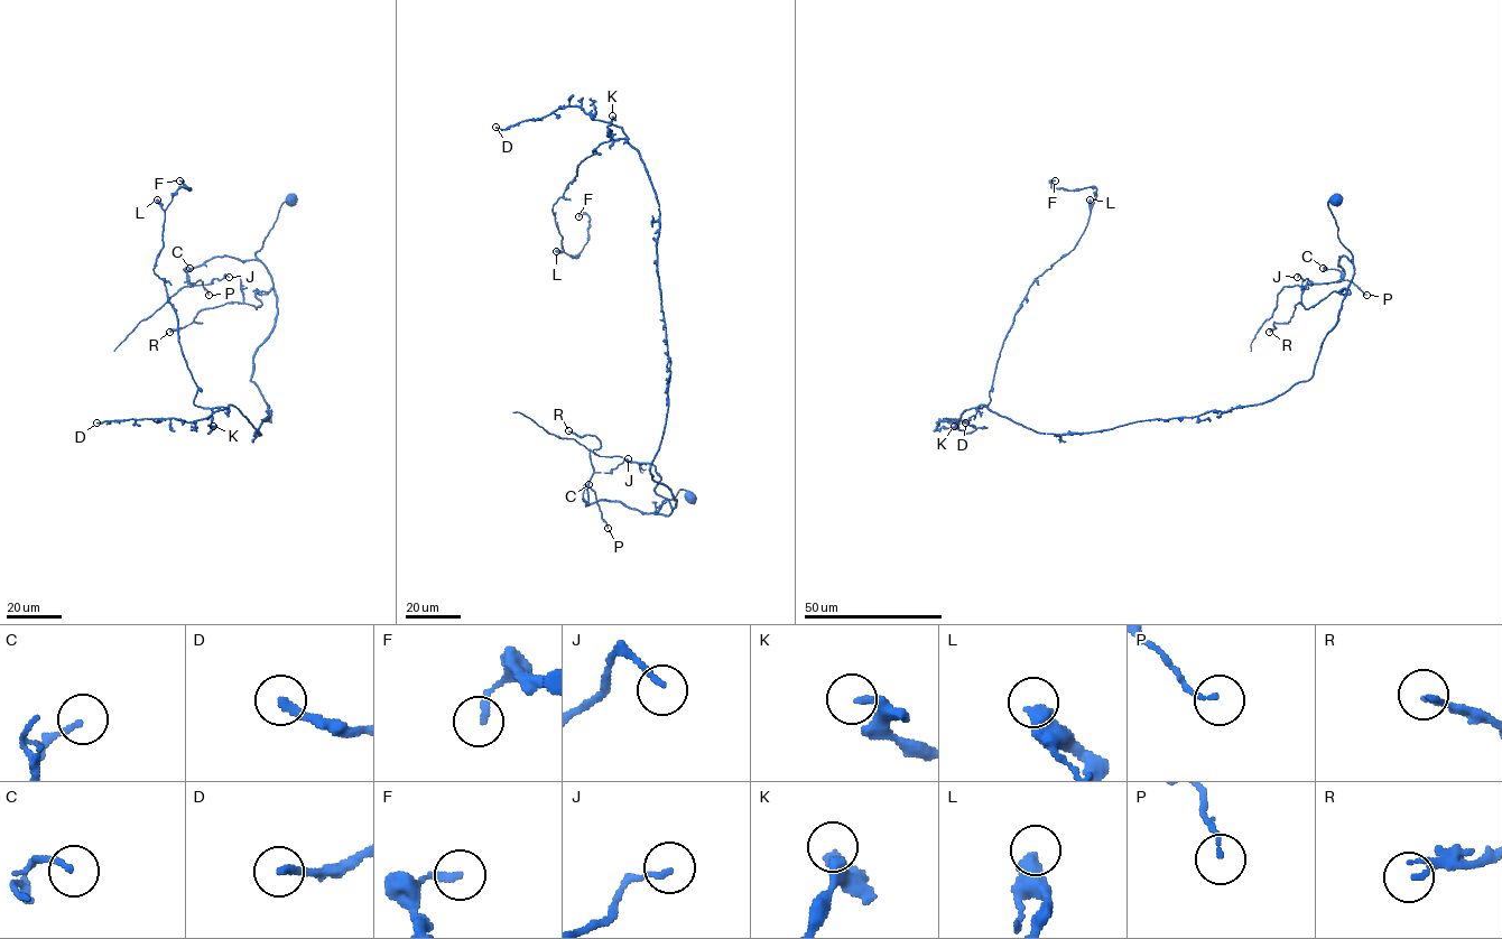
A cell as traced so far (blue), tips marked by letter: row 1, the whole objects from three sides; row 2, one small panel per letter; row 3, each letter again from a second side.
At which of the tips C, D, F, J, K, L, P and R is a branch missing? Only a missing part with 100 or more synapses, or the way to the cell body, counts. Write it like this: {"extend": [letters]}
{"extend": ["D"]}

